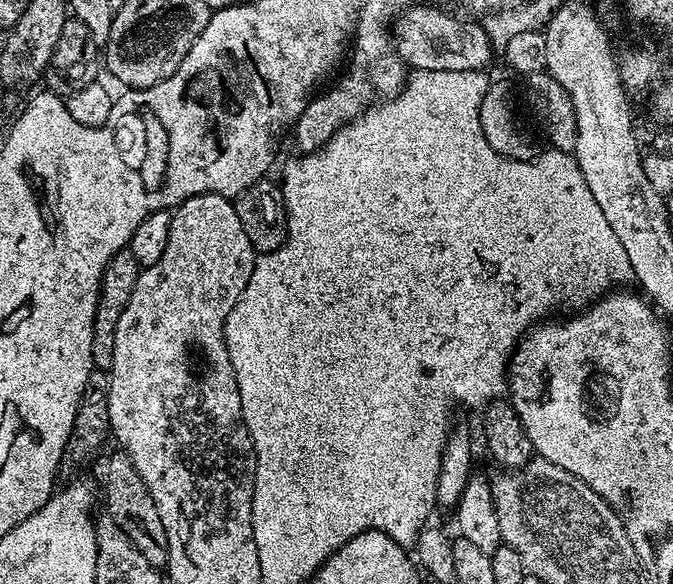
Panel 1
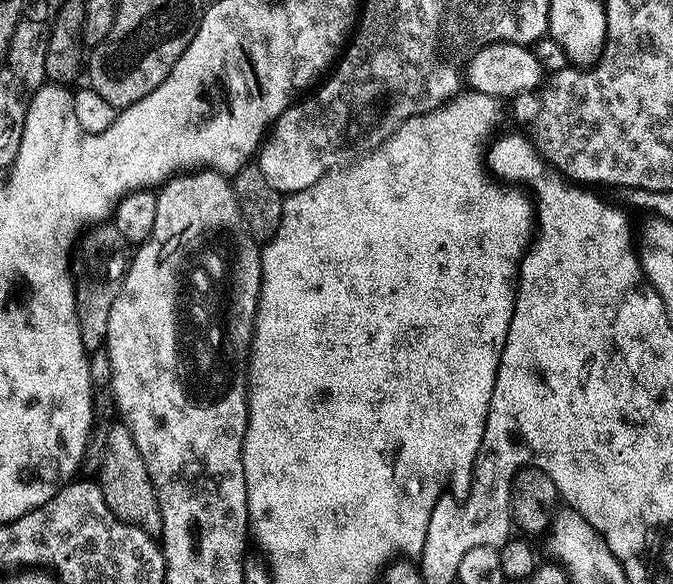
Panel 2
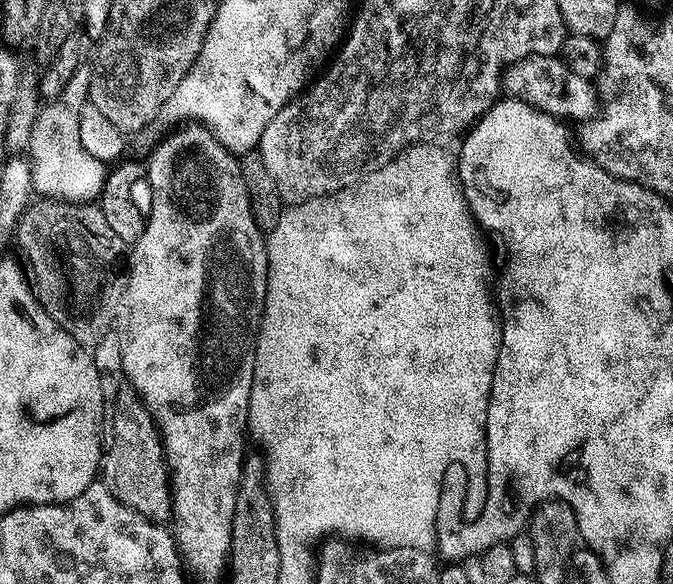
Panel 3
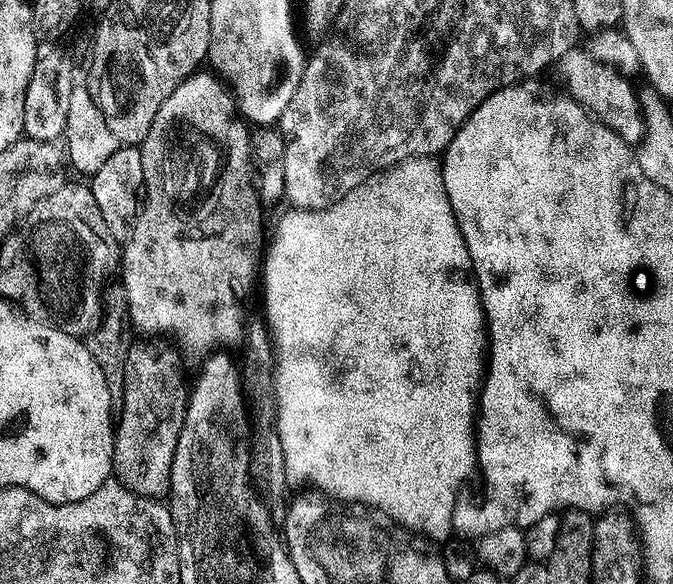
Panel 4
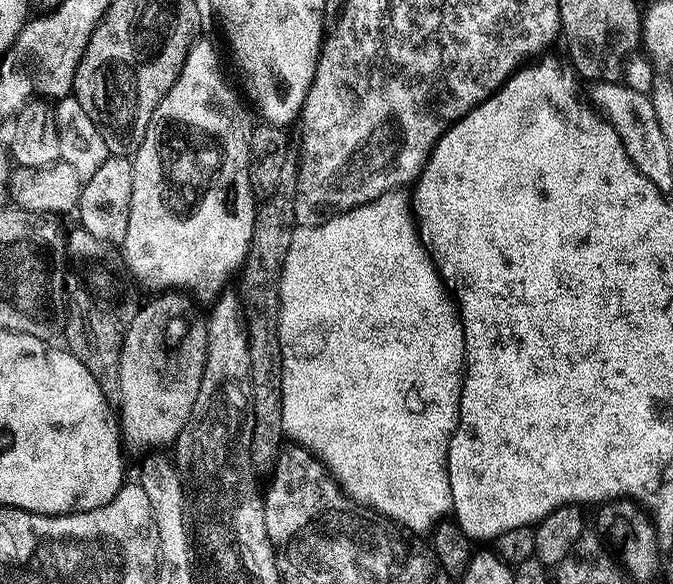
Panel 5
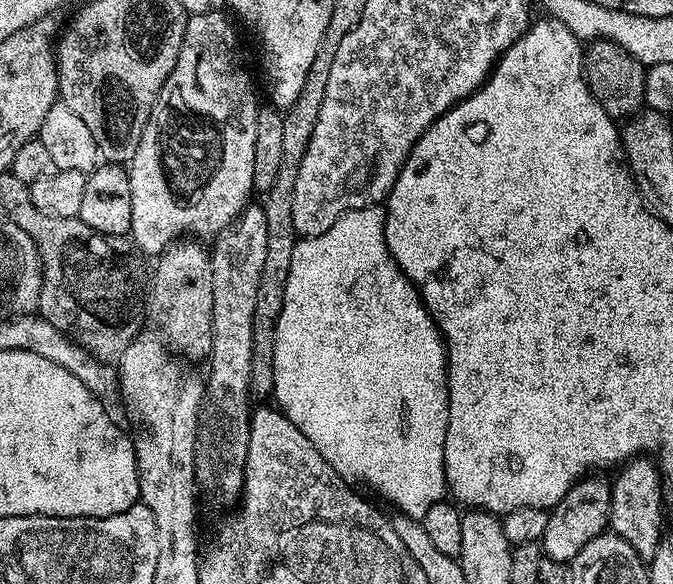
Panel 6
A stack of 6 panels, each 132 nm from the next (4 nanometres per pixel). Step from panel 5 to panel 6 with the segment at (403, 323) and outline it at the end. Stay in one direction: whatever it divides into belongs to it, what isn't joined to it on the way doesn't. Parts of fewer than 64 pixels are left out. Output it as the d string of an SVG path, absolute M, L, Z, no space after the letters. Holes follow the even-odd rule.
M369 206L366 208L354 208L326 234L306 236L297 239L292 257L290 258L290 274L286 278L286 294L282 302L282 314L276 323L276 337L274 338L274 374L272 375L272 391L275 403L284 417L334 466L334 470L345 478L353 481L365 480L374 491L380 492L384 500L393 504L397 513L405 516L422 518L430 506L434 506L439 500L445 499L446 481L444 478L444 451L446 450L446 430L450 422L450 410L448 409L448 349L446 341L436 321L428 313L424 300L420 297L420 290L413 284L397 266L396 259L390 254L386 234L384 233L384 208Z

